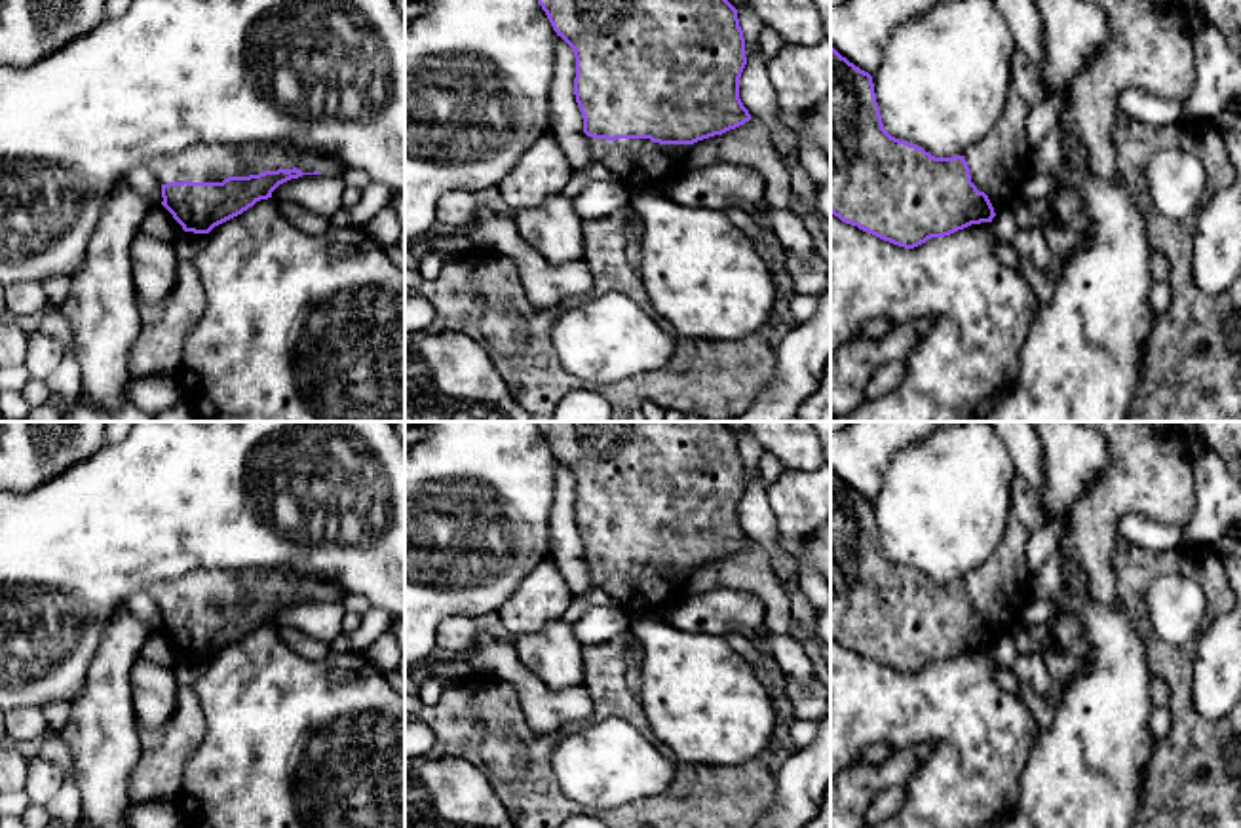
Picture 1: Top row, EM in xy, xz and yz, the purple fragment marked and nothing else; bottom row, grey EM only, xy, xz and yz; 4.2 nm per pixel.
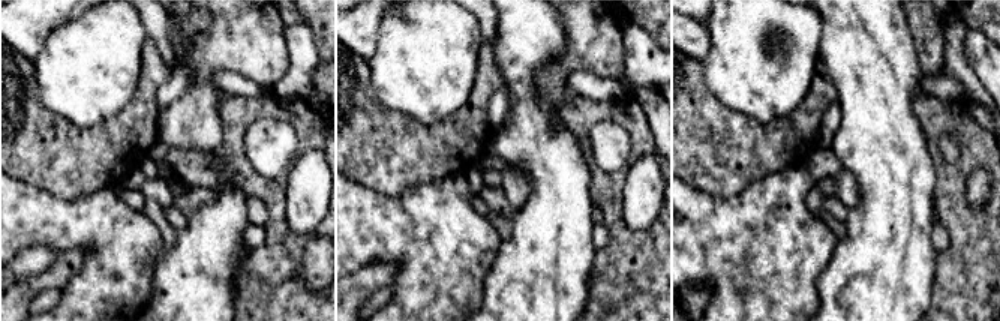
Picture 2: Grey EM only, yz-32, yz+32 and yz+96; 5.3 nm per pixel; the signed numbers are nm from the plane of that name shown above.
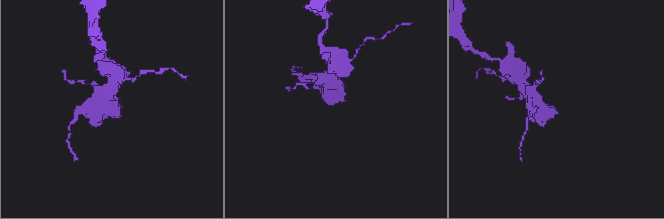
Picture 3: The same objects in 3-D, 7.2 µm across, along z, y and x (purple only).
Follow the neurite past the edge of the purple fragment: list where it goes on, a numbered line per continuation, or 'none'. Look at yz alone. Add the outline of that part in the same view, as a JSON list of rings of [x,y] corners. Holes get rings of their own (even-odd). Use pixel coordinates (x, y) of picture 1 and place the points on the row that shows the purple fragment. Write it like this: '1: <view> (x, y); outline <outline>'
1: yz (998, 164); outline [[[1015,49],[1002,118],[983,141],[964,152],[971,182],[988,196],[996,215],[1021,198],[1021,188],[1032,173],[1026,120],[1045,97],[1038,66],[1024,51]]]

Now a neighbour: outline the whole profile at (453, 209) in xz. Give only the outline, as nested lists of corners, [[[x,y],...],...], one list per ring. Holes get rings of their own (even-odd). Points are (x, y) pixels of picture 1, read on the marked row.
[[[449,192],[435,205],[435,222],[443,228],[473,226],[481,218],[473,192]]]

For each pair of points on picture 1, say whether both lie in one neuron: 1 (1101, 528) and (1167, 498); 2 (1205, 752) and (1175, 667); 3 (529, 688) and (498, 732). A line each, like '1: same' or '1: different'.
1: same
2: same
3: different

